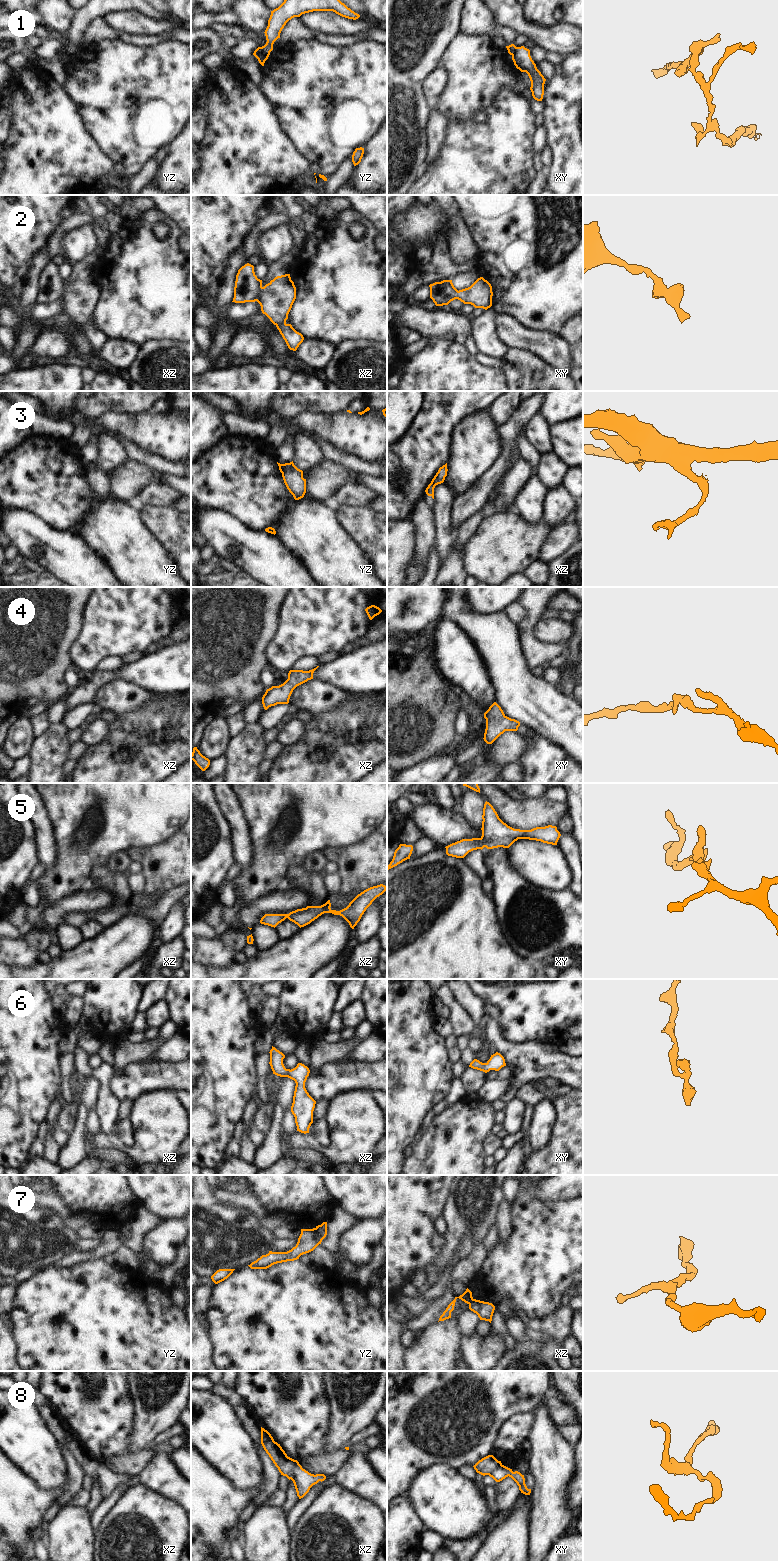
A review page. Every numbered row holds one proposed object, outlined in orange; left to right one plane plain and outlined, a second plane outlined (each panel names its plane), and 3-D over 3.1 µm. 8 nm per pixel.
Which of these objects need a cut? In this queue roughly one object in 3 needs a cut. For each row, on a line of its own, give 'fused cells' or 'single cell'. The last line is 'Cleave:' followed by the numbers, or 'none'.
1: fused cells
2: single cell
3: fused cells
4: single cell
5: single cell
6: single cell
7: fused cells
8: single cell
Cleave: 1, 3, 7

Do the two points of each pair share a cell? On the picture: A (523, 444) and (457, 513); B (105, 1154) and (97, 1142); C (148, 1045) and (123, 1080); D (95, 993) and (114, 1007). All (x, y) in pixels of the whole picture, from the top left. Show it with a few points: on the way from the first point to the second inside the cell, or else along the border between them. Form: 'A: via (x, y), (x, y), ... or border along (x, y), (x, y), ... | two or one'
A: border along (523, 434), (518, 438), (518, 454), (520, 456) | two
B: border along (124, 1151), (96, 1148), (91, 1156) | two
C: border along (147, 1060), (128, 1063), (114, 1071) | two
D: via (100, 994), (109, 1002) | one

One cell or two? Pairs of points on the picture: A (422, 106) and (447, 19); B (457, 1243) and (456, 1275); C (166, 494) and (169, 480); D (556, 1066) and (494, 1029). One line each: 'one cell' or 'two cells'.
A: one cell
B: two cells
C: two cells
D: one cell

